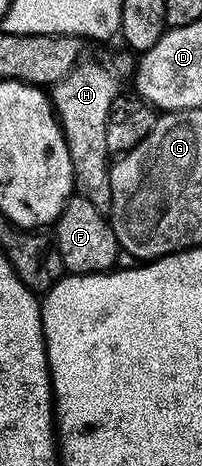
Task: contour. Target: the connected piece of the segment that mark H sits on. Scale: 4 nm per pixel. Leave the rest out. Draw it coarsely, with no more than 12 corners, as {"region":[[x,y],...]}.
{"region":[[81,62],[50,88],[75,191],[112,210],[113,69]]}

